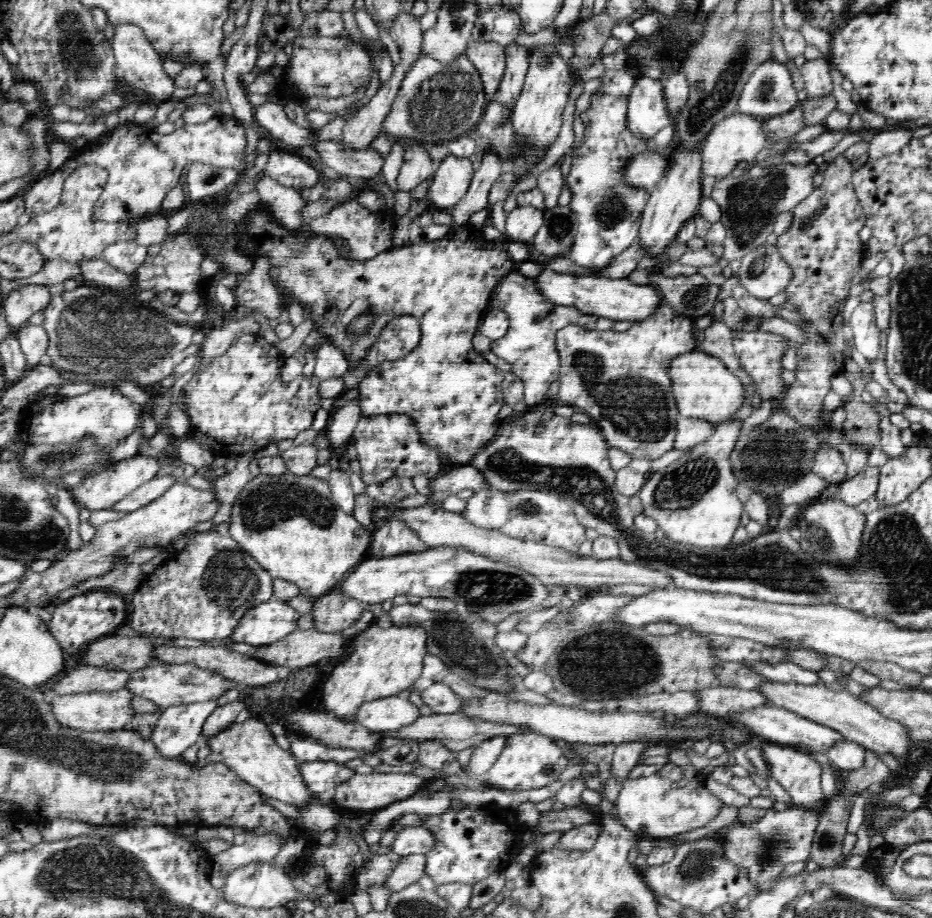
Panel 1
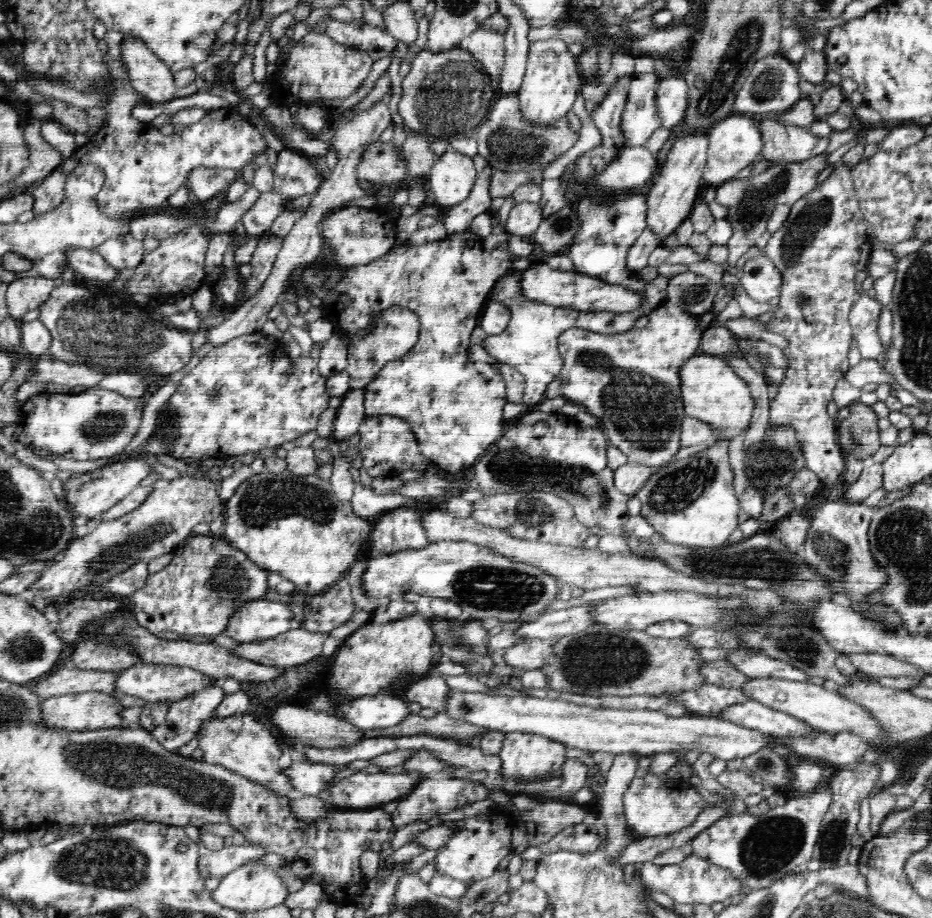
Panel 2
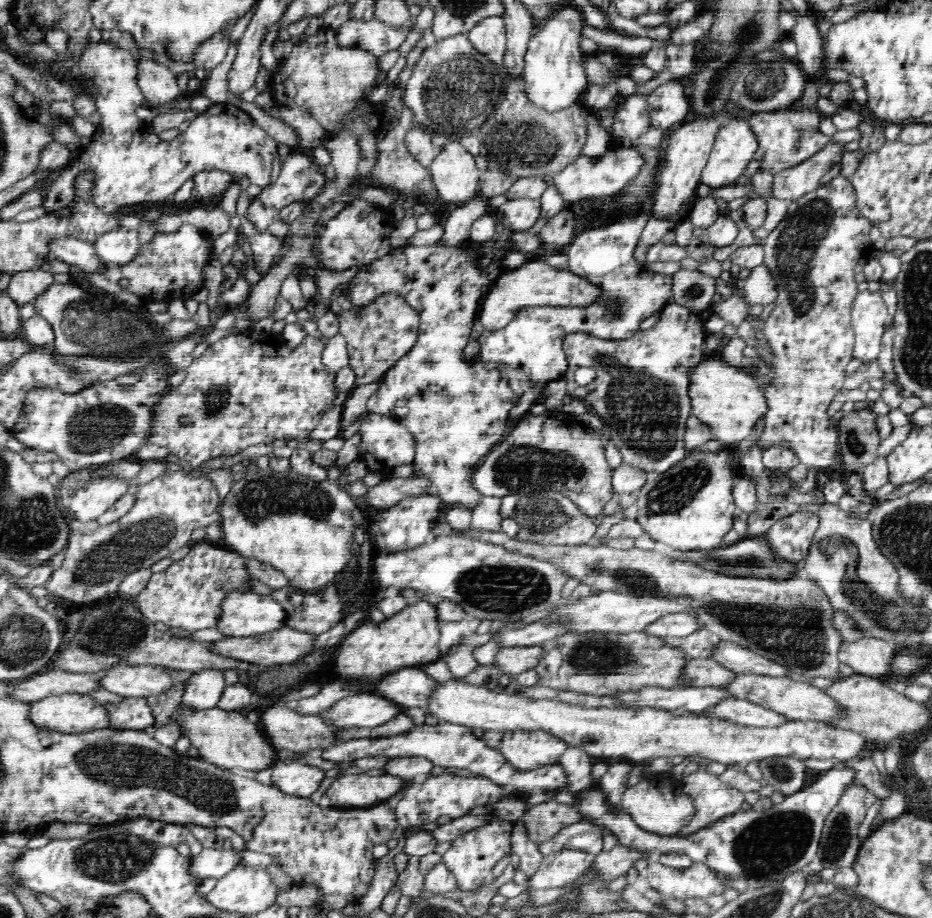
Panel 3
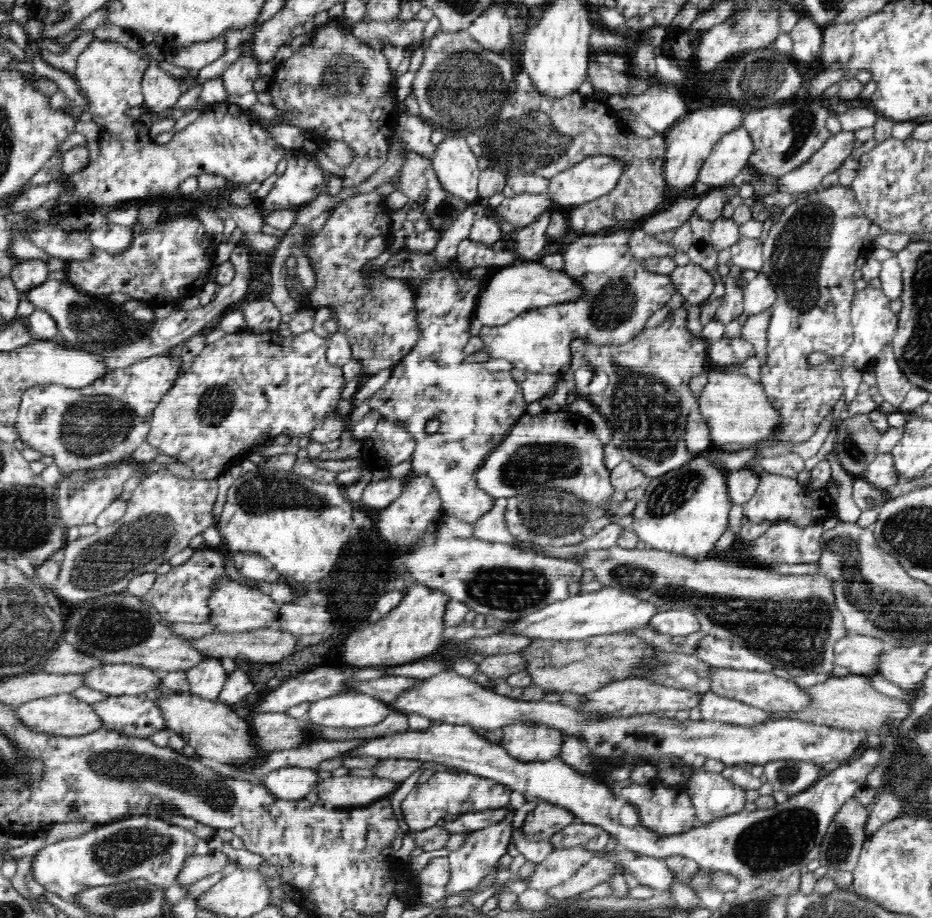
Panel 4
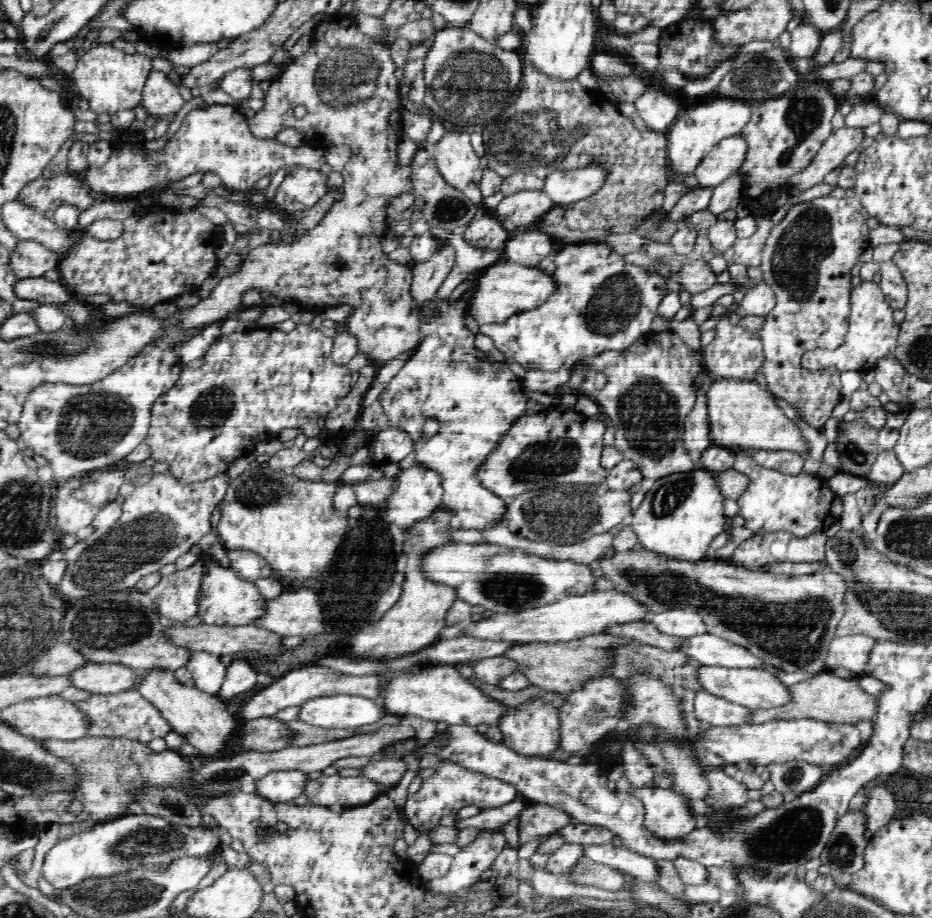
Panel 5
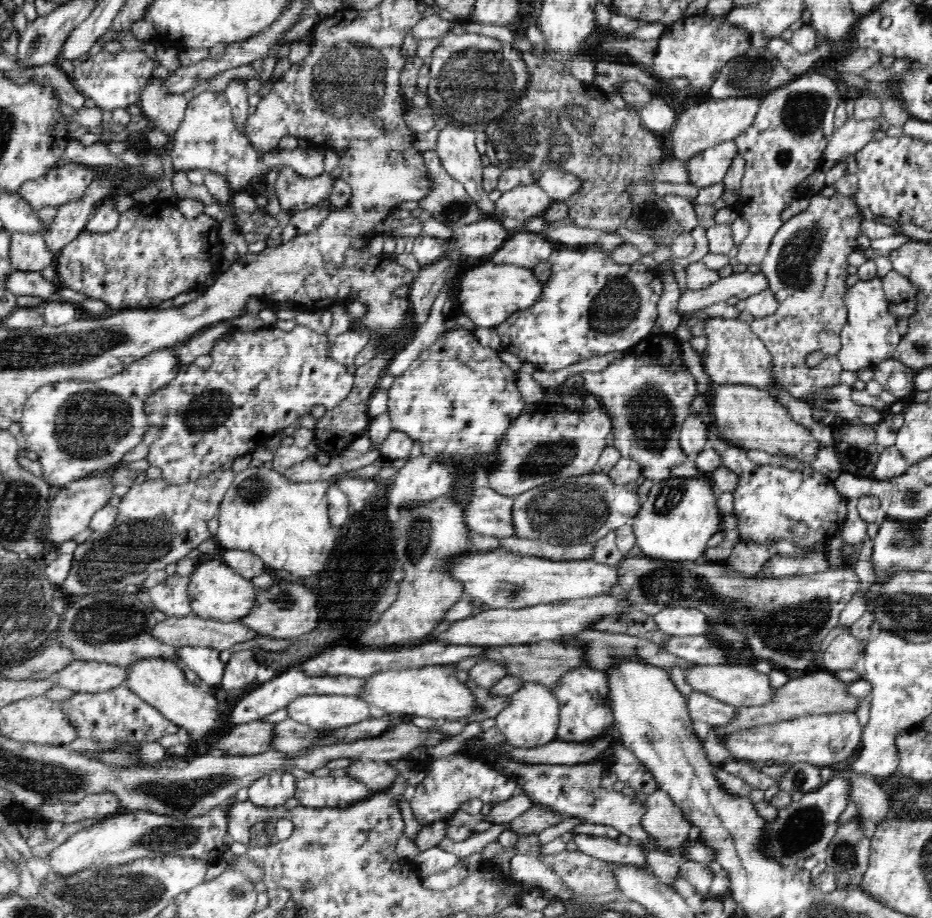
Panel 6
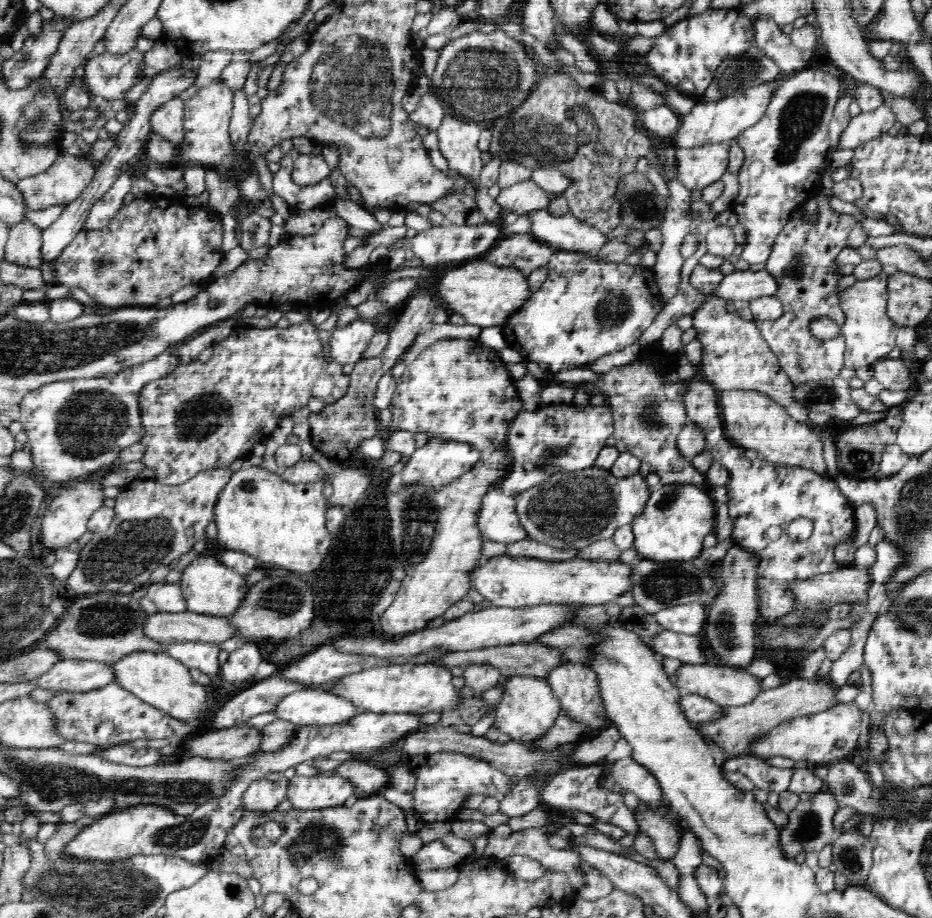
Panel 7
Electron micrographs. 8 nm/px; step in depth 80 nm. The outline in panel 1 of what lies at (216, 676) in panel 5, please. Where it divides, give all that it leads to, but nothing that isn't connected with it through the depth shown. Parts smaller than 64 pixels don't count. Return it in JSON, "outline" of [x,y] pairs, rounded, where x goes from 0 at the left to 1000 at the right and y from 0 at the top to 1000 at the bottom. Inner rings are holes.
{"outline":[[[232,763],[206,765],[174,773],[161,806],[178,827],[194,826],[195,820],[212,808],[221,786],[233,770]]]}

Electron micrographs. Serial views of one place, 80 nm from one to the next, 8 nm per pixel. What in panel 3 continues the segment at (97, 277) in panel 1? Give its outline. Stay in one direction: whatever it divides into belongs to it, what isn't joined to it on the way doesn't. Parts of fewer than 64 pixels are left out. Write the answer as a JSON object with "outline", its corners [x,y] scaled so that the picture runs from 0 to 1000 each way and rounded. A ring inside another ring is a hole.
{"outline":[[[82,258],[58,259],[54,264],[54,276],[63,284],[82,290],[89,297],[109,297],[113,286],[105,279],[100,265]]]}

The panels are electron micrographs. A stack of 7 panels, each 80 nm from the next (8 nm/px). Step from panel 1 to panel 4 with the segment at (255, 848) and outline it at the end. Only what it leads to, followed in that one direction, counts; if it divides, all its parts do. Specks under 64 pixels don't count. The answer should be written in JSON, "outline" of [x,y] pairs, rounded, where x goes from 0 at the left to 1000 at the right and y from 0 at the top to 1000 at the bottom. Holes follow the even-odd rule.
{"outline":[[[225,926],[218,931],[203,931],[189,954],[189,962],[203,967],[211,959],[238,949],[242,939],[245,939],[245,934],[237,926]]]}

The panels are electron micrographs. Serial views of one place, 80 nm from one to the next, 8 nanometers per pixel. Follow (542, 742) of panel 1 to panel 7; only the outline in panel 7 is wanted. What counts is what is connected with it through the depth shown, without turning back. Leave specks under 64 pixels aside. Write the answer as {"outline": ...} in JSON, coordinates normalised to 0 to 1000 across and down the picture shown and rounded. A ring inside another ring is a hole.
{"outline":[[[545,737],[536,745],[542,749],[541,756],[531,771],[532,791],[548,807],[567,812],[586,803],[601,777],[600,760],[593,755],[587,742],[570,737]]]}

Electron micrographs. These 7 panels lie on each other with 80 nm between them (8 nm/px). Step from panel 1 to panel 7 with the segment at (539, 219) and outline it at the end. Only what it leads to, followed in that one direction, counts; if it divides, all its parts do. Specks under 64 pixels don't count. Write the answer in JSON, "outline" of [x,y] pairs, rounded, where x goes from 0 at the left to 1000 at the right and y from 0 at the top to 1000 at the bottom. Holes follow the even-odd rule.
{"outline":[[[569,196],[539,206],[531,218],[541,233],[552,232],[564,235],[572,230],[587,228],[592,216],[593,214],[588,212],[586,208]]]}

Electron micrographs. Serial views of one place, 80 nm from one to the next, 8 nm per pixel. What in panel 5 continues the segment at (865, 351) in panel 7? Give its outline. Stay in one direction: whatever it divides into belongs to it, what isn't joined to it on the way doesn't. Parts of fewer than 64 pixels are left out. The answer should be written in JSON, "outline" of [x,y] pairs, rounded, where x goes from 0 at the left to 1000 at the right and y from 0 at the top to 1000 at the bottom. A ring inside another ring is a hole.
{"outline":[[[925,306],[912,318],[912,344],[910,362],[903,373],[903,377],[897,381],[876,379],[867,381],[861,388],[861,399],[867,403],[880,403],[888,399],[896,399],[897,403],[921,403],[928,405],[937,402],[940,394],[946,389],[953,388],[962,379],[962,366],[965,361],[965,343],[957,338],[951,328],[944,310],[937,306]]]}

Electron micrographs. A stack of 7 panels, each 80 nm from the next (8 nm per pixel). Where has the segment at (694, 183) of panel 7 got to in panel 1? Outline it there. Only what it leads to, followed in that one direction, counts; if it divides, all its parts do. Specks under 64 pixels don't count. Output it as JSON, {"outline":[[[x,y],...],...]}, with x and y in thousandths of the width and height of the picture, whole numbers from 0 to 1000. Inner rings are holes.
{"outline":[[[788,123],[770,133],[760,149],[753,156],[753,188],[754,193],[777,195],[784,187],[814,173],[823,159],[820,135],[809,125]]]}

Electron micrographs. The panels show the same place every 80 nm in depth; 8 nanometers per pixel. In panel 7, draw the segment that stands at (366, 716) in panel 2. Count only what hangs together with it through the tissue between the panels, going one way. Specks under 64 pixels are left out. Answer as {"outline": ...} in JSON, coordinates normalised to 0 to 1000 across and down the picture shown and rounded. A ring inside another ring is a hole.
{"outline":[[[329,751],[307,756],[292,776],[317,790],[352,791],[373,786],[389,775],[358,755]]]}

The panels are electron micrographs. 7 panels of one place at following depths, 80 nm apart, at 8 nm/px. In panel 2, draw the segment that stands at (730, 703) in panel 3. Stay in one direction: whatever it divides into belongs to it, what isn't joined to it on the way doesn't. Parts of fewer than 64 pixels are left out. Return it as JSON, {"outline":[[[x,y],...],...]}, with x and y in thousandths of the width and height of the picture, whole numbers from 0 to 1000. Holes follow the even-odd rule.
{"outline":[[[807,763],[781,769],[771,781],[828,803],[864,804],[877,795],[861,783]]]}

